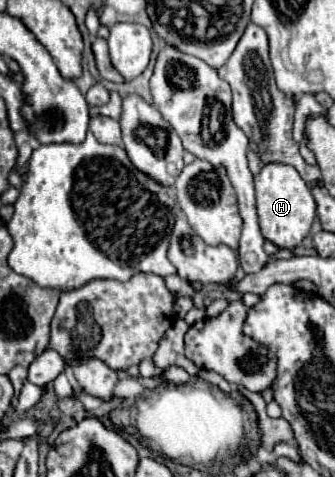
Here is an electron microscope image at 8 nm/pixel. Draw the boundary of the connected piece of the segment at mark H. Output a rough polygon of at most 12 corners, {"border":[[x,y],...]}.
{"border":[[265,165],[255,181],[261,235],[295,249],[315,201],[293,167]]}

